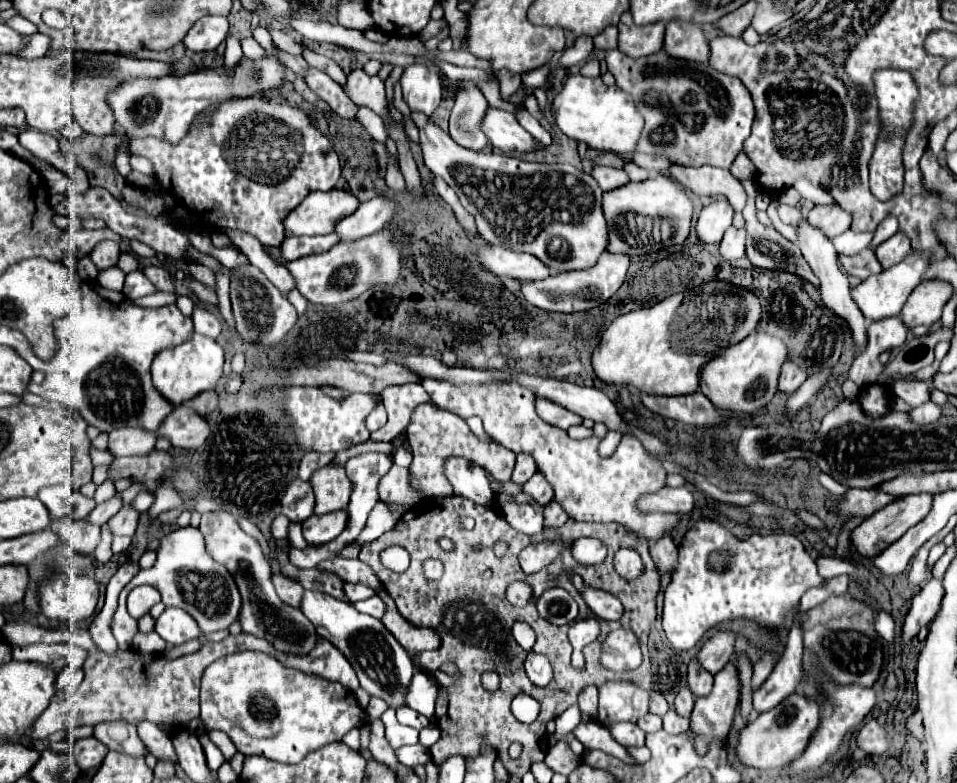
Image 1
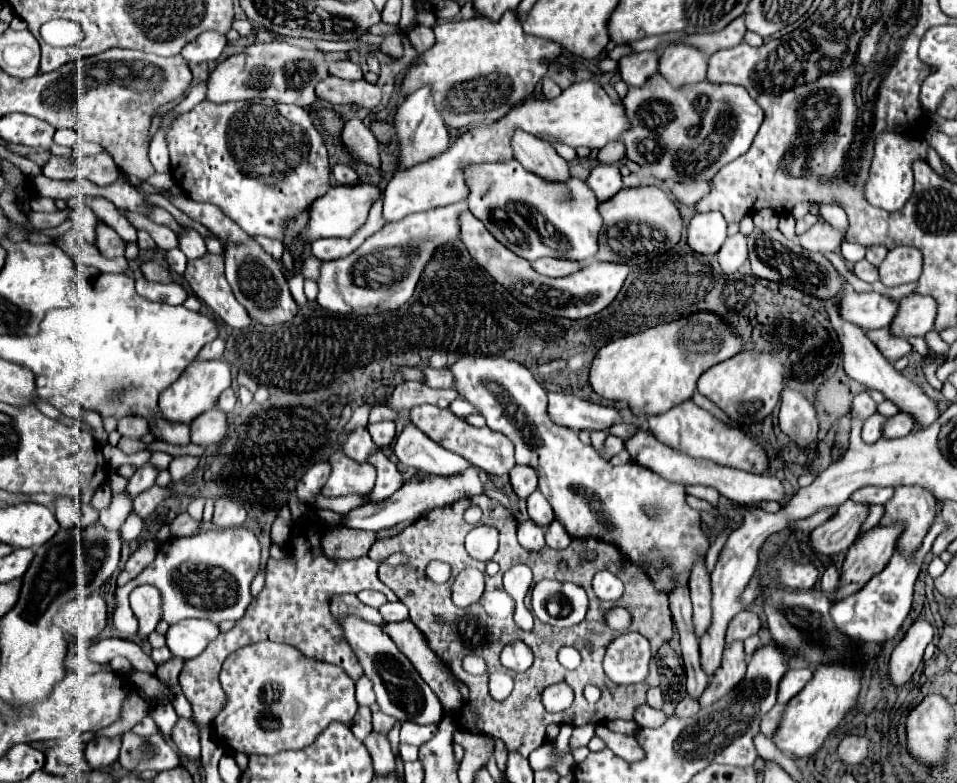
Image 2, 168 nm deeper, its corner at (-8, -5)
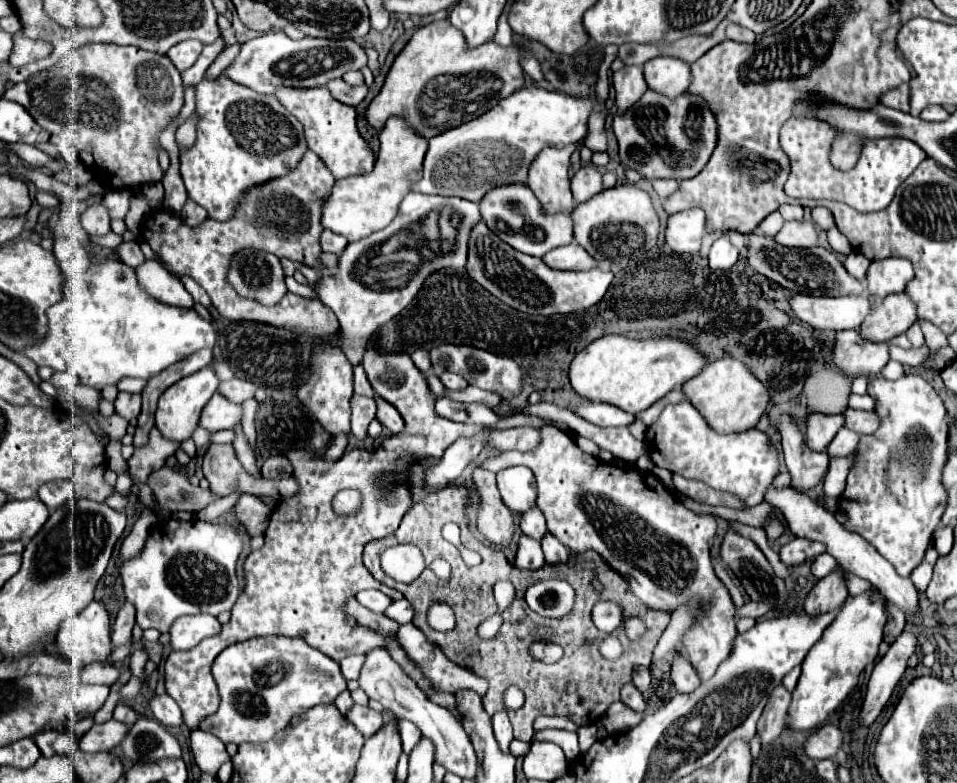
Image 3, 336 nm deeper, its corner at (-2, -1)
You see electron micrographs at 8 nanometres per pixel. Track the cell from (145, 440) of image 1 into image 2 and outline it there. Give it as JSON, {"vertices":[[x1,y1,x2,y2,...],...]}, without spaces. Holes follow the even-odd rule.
{"vertices":[[129,417,129,419,121,419,117,425,117,431,121,437,131,437,131,439,143,439,145,435,149,435,149,423,145,419,137,419,137,417]]}

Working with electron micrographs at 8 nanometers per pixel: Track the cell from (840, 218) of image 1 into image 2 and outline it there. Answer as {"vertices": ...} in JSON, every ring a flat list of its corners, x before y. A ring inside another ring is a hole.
{"vertices":[[819,219,809,231,799,237,801,247,805,247,807,251,837,251,843,241,845,235,823,219]]}

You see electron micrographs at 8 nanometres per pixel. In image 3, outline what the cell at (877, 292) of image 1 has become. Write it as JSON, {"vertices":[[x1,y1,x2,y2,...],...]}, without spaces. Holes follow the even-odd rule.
{"vertices":[[793,293,789,297,789,307,795,319,811,325,813,329,843,331,861,327,867,311,871,311,871,301,867,297,815,297]]}

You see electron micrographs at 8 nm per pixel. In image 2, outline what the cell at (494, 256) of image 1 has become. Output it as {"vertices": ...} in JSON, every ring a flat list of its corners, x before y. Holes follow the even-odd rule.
{"vertices":[[537,259,531,263,531,267,545,277,567,277,581,269,579,263,569,263,567,259]]}

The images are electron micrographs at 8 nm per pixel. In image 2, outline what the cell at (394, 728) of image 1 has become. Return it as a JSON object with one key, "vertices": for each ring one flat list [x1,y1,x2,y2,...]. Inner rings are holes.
{"vertices":[[401,743,401,745,399,745,399,755,401,755,403,761,417,761,417,757,419,757,419,747,409,745,409,743]]}

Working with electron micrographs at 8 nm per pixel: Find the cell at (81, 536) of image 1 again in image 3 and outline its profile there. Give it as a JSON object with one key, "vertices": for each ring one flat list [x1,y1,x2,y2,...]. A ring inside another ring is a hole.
{"vertices":[[49,481,39,487,39,499,49,507,49,511,55,511,55,507,61,507,65,503,61,489,59,489,59,483,61,481]]}

